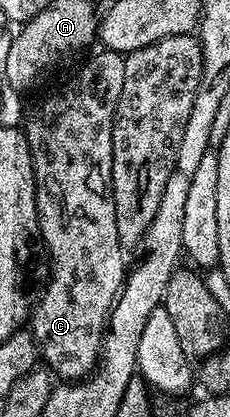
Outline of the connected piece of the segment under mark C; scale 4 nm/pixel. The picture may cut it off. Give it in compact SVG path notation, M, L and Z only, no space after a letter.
M101 51L91 61L86 61L59 89L54 89L34 109L34 114L27 116L24 121L24 132L28 139L30 154L34 160L34 179L38 187L38 228L40 241L50 252L48 269L50 265L50 282L42 293L42 298L37 298L32 312L28 318L29 332L34 334L34 341L38 344L38 351L45 368L51 370L55 378L66 383L81 381L94 372L98 358L102 356L102 334L106 331L106 321L110 317L110 308L117 301L122 285L126 281L128 264L122 258L124 246L116 235L116 207L114 206L114 192L112 191L112 131L114 130L114 112L120 103L120 91L124 91L124 63L125 56L120 53Z

